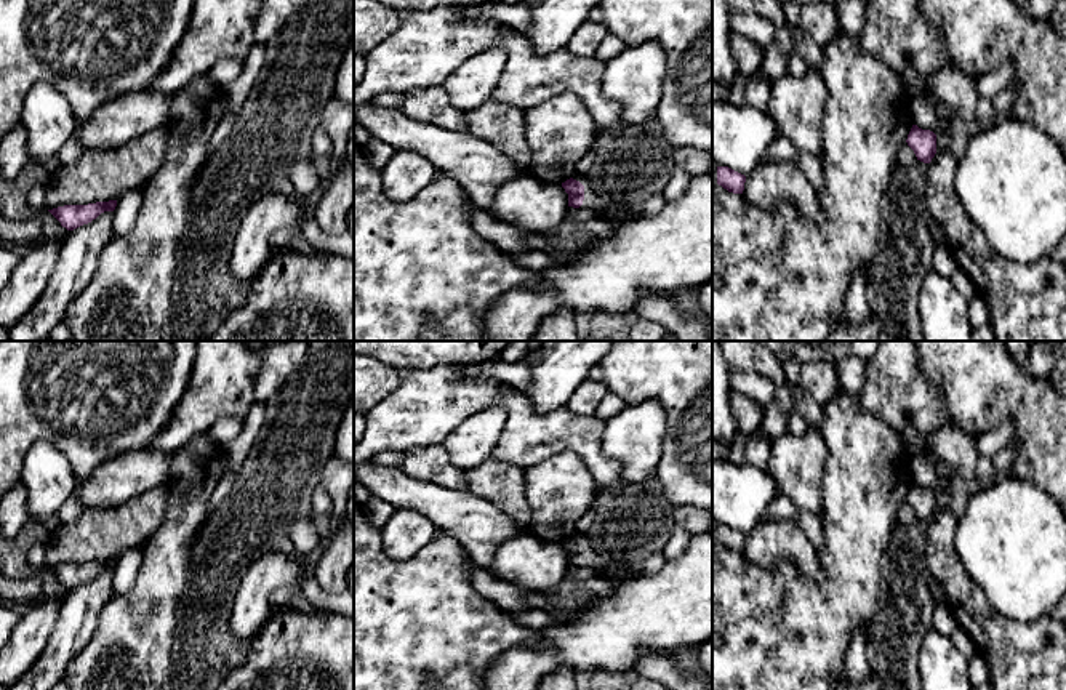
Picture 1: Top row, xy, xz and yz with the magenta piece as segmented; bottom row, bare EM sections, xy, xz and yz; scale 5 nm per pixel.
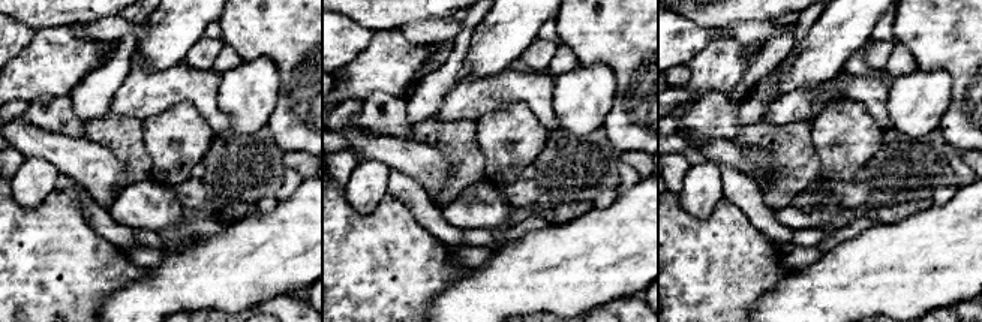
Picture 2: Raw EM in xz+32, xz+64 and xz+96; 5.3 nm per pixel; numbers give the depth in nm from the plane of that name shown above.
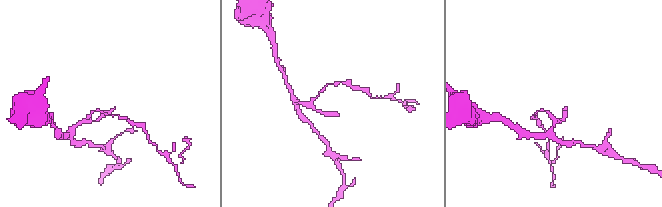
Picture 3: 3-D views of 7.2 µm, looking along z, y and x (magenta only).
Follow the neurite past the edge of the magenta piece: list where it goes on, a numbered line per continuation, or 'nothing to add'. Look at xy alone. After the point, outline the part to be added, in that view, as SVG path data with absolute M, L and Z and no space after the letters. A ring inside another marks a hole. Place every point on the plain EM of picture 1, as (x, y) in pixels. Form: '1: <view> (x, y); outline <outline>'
nothing to add

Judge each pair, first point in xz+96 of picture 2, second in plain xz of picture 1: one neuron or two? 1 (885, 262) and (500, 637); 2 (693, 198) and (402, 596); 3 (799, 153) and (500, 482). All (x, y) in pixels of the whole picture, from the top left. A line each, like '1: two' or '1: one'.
1: two
2: two
3: one

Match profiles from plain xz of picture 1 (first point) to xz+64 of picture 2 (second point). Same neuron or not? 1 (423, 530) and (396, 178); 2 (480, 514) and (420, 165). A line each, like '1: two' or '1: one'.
1: two
2: one

